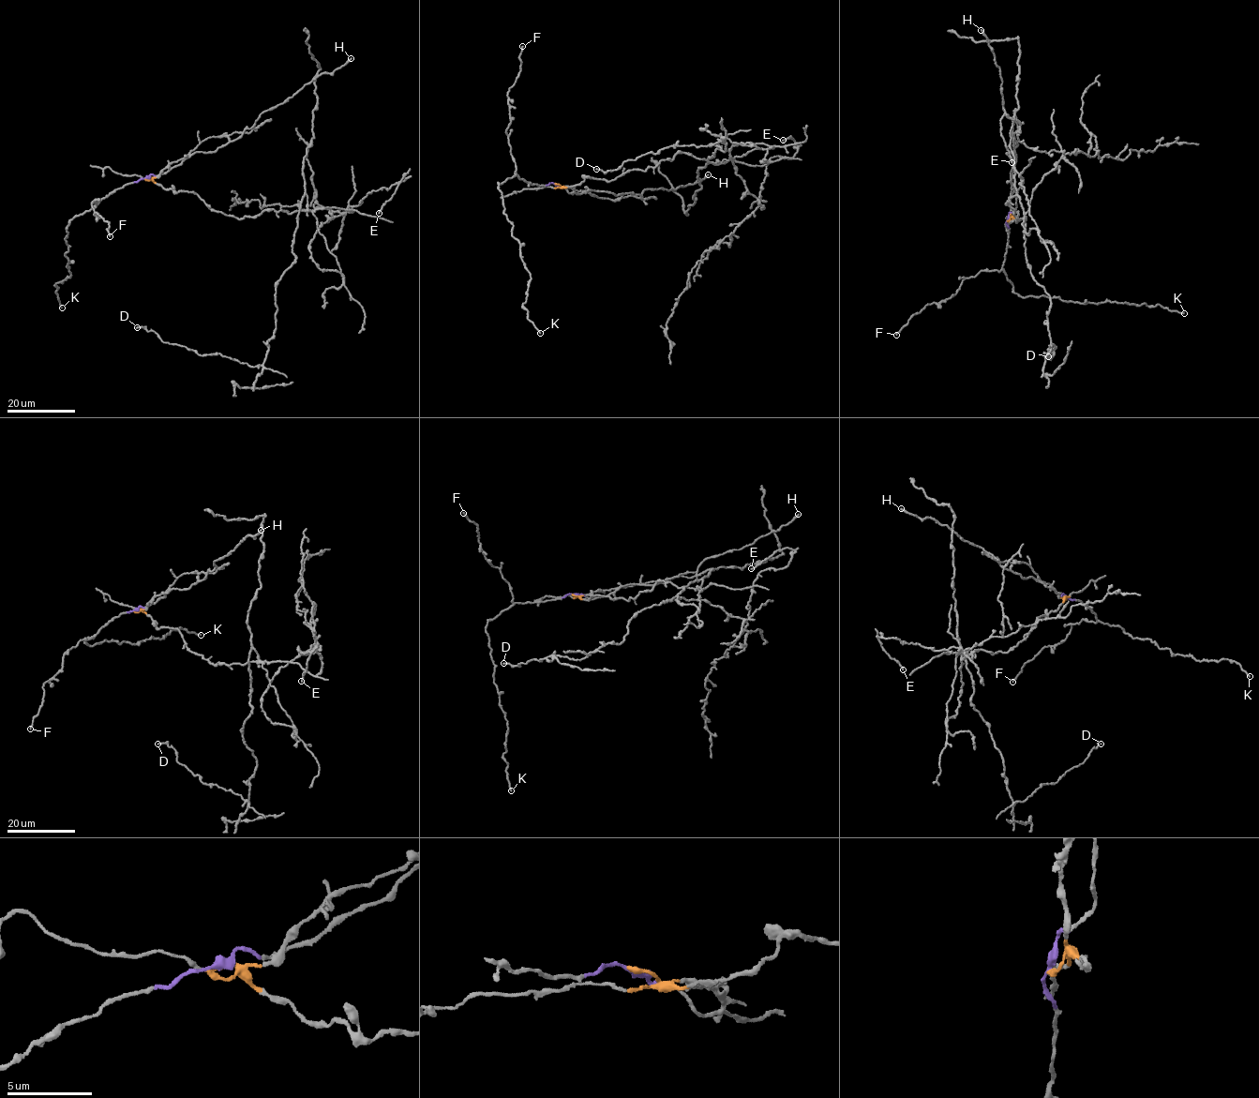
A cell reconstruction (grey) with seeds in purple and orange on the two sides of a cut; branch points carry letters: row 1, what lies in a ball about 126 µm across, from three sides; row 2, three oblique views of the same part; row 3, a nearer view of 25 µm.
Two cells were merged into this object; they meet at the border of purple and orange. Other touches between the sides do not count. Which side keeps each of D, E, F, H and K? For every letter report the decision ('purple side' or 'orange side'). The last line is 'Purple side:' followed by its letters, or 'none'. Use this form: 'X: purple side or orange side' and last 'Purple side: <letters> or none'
D: orange side
E: orange side
F: purple side
H: purple side
K: purple side
Purple side: F, H, K

